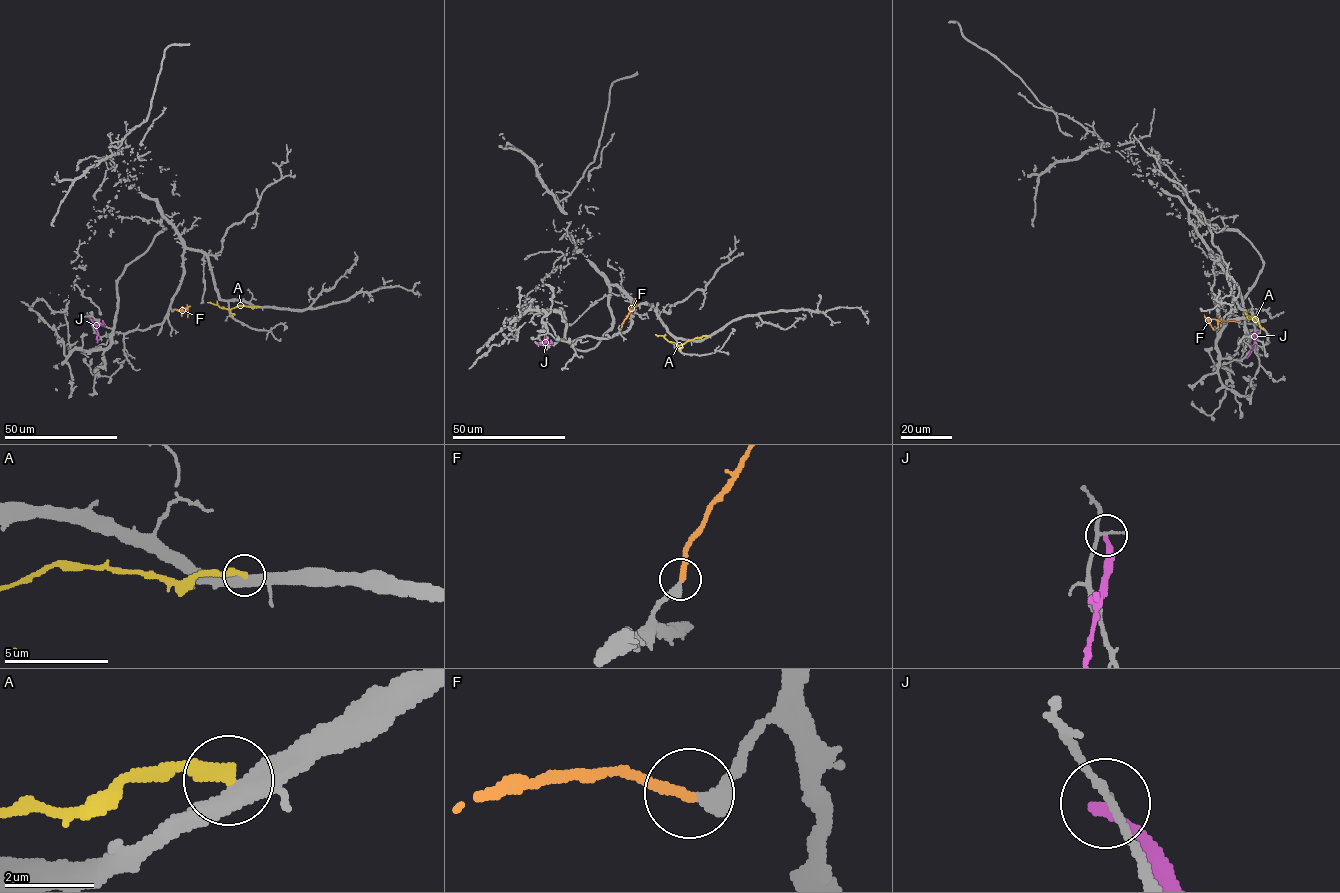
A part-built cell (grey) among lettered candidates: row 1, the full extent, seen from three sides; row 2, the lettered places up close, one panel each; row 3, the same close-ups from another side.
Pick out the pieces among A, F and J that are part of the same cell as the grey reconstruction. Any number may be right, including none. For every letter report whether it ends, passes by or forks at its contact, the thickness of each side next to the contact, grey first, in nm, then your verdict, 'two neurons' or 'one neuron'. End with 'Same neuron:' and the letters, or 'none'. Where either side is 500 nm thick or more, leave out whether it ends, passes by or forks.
A: it ends | 360/320 nm | two neurons
F: it ends | 440/240 nm | one neuron
J: it ends | 150/220 nm | two neurons
Same neuron: F

